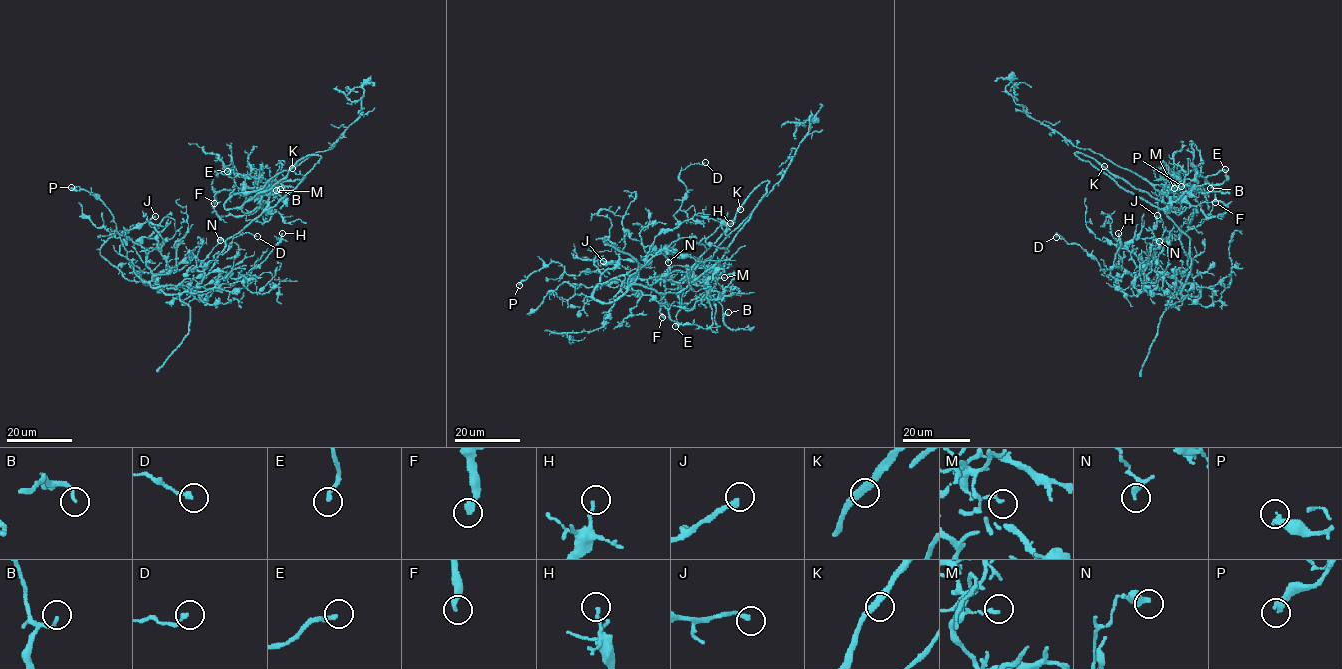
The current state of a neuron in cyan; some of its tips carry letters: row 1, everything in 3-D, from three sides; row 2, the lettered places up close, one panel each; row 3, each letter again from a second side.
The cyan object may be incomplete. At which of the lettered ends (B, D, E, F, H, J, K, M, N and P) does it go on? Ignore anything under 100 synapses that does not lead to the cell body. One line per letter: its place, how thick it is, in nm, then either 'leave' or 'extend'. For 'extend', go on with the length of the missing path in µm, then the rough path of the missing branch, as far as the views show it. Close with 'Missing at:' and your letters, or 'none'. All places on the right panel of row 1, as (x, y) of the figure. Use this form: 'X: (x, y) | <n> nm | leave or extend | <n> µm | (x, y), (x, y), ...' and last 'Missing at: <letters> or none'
B: (1210, 188) | 140 nm | leave
D: (1056, 237) | 200 nm | leave
E: (1225, 169) | 200 nm | leave
F: (1215, 202) | 280 nm | leave
H: (1118, 233) | 160 nm | leave
J: (1157, 215) | 260 nm | leave
K: (1104, 166) | 280 nm | leave
M: (1174, 188) | 160 nm | leave
N: (1159, 241) | 240 nm | leave
P: (1181, 186) | 280 nm | leave
Missing at: none

